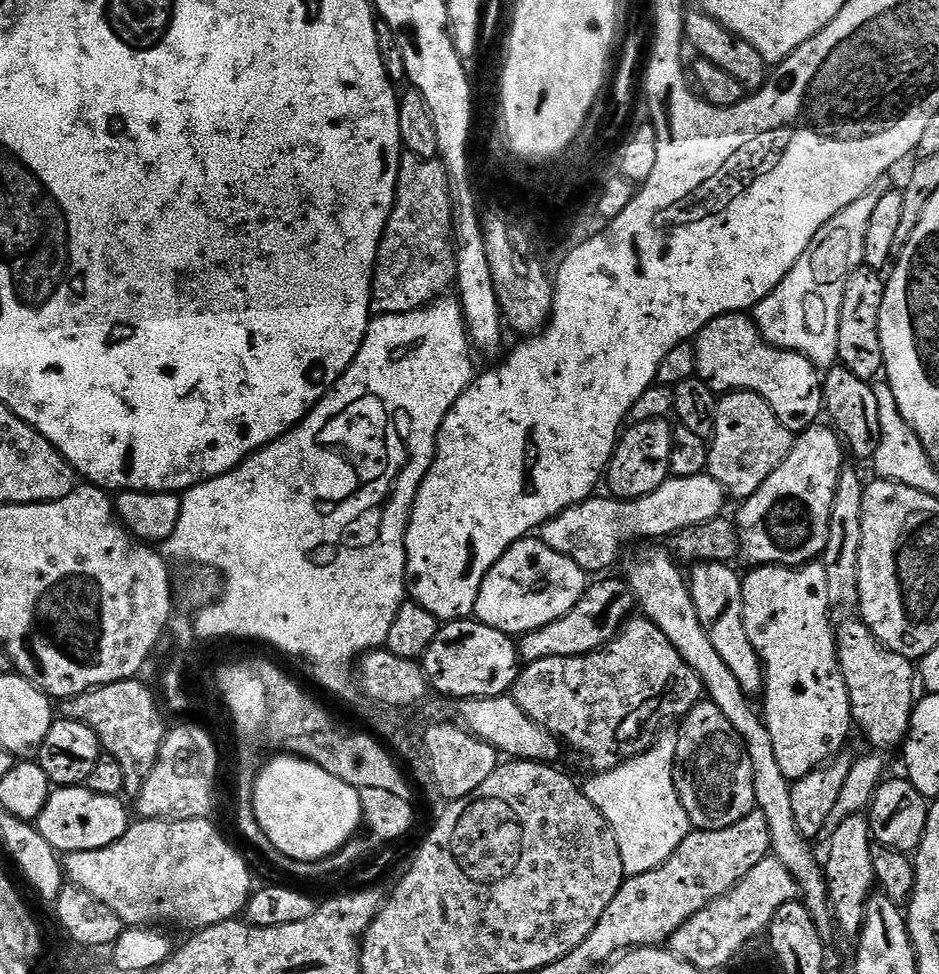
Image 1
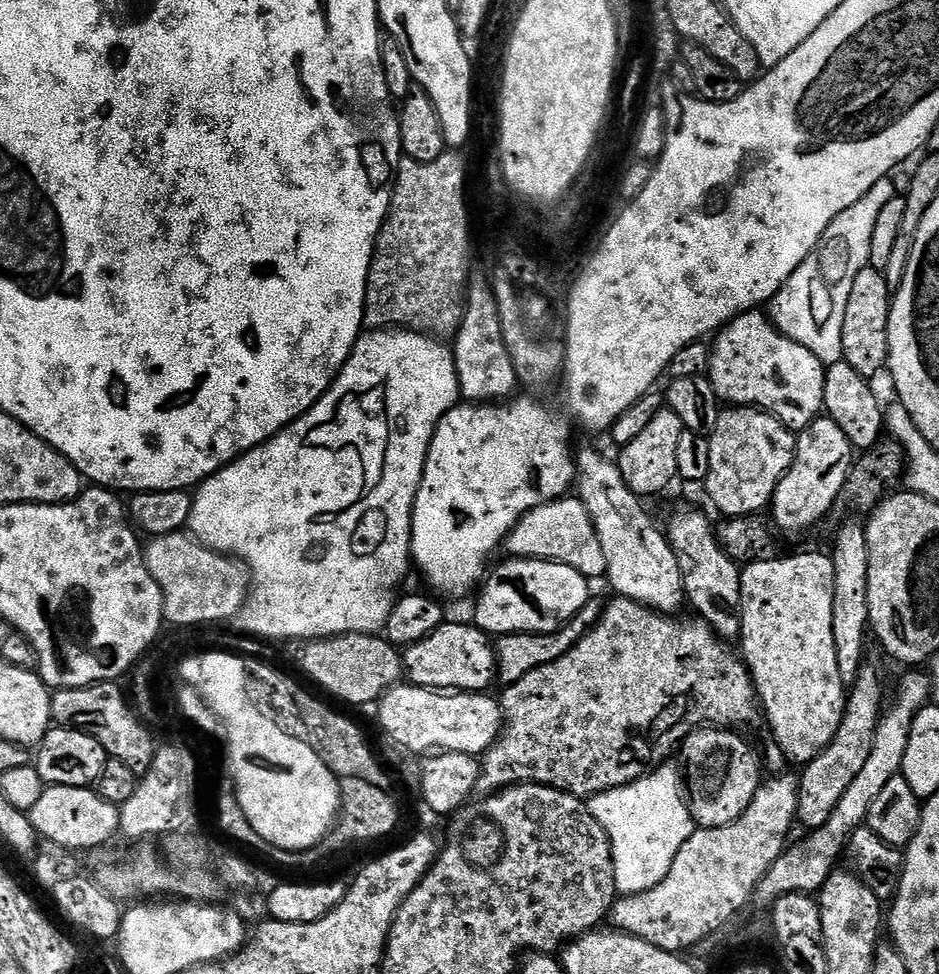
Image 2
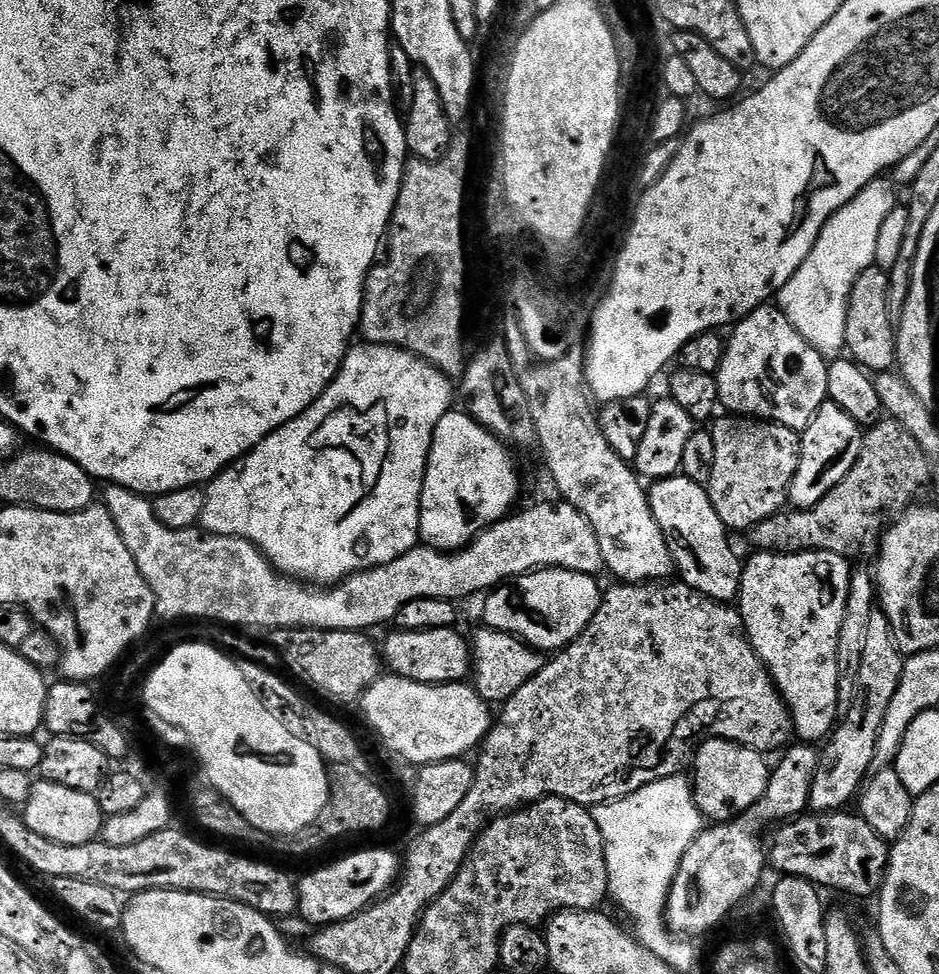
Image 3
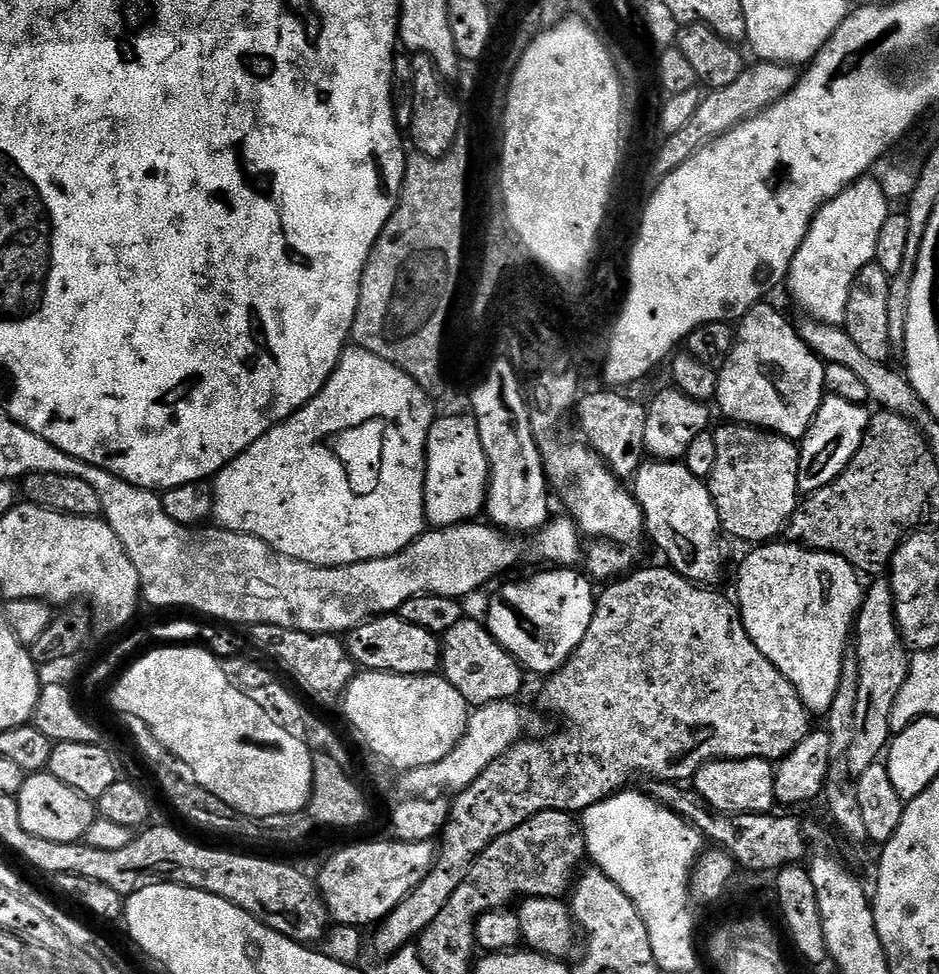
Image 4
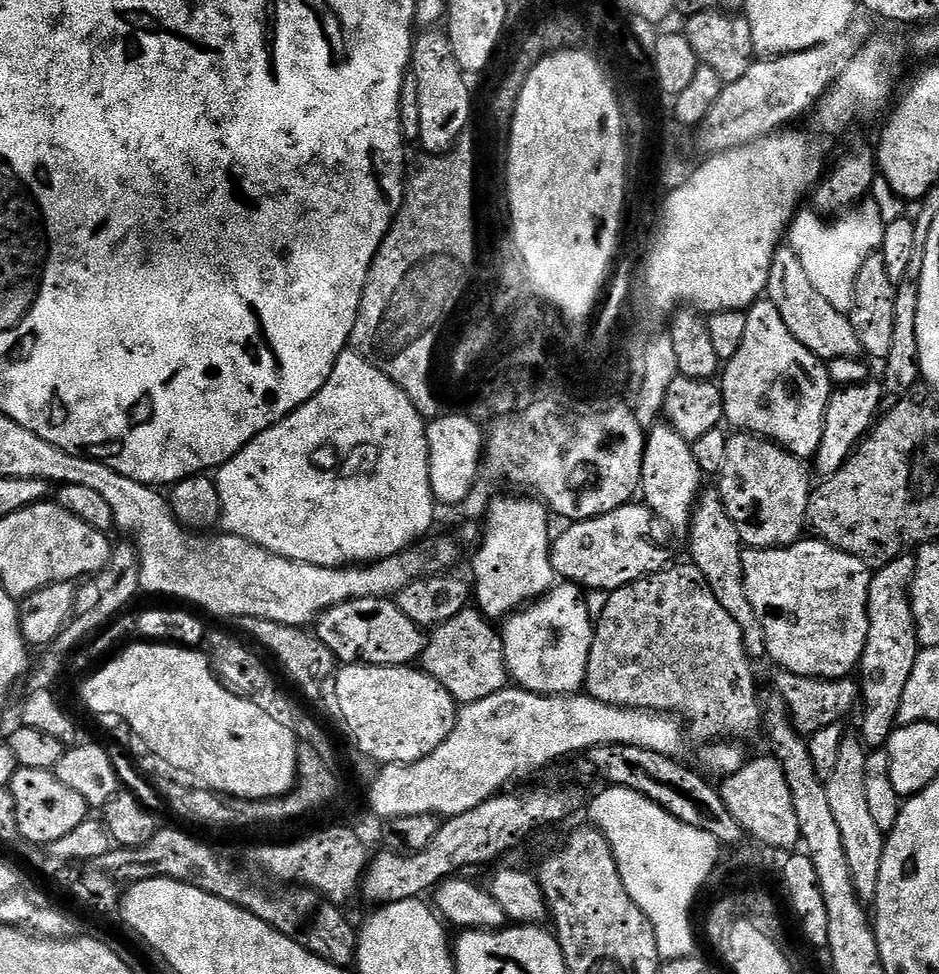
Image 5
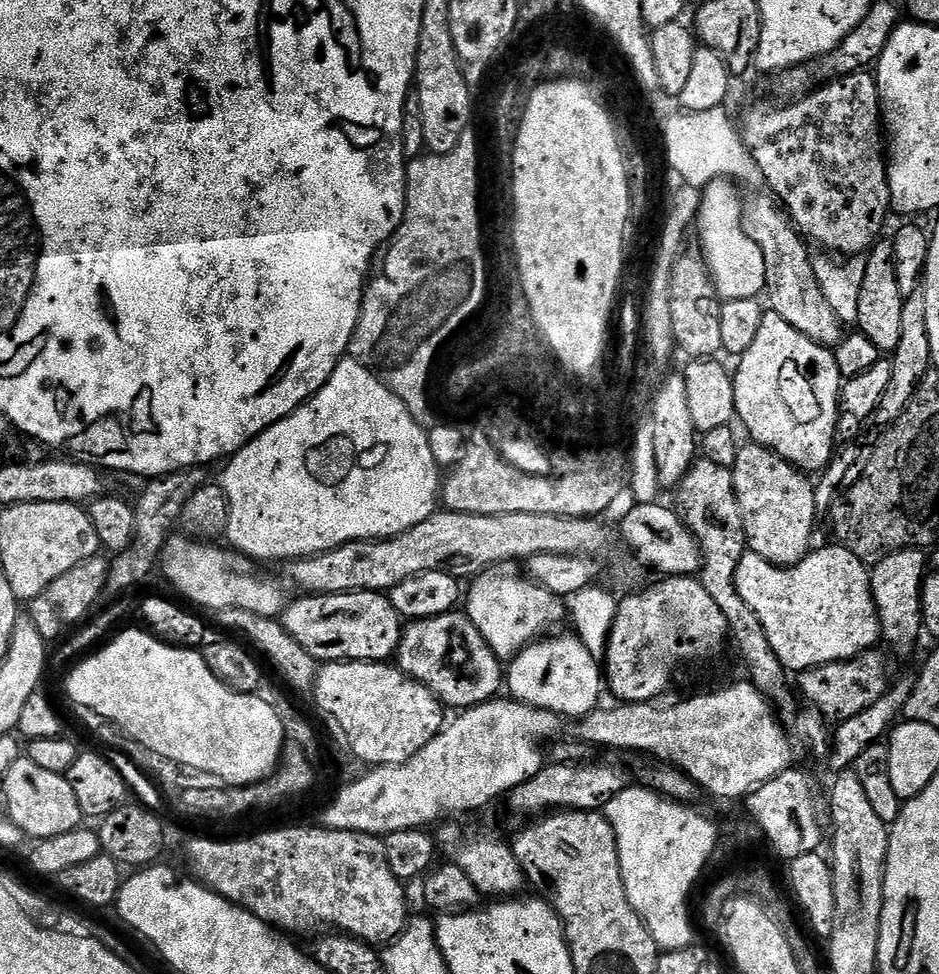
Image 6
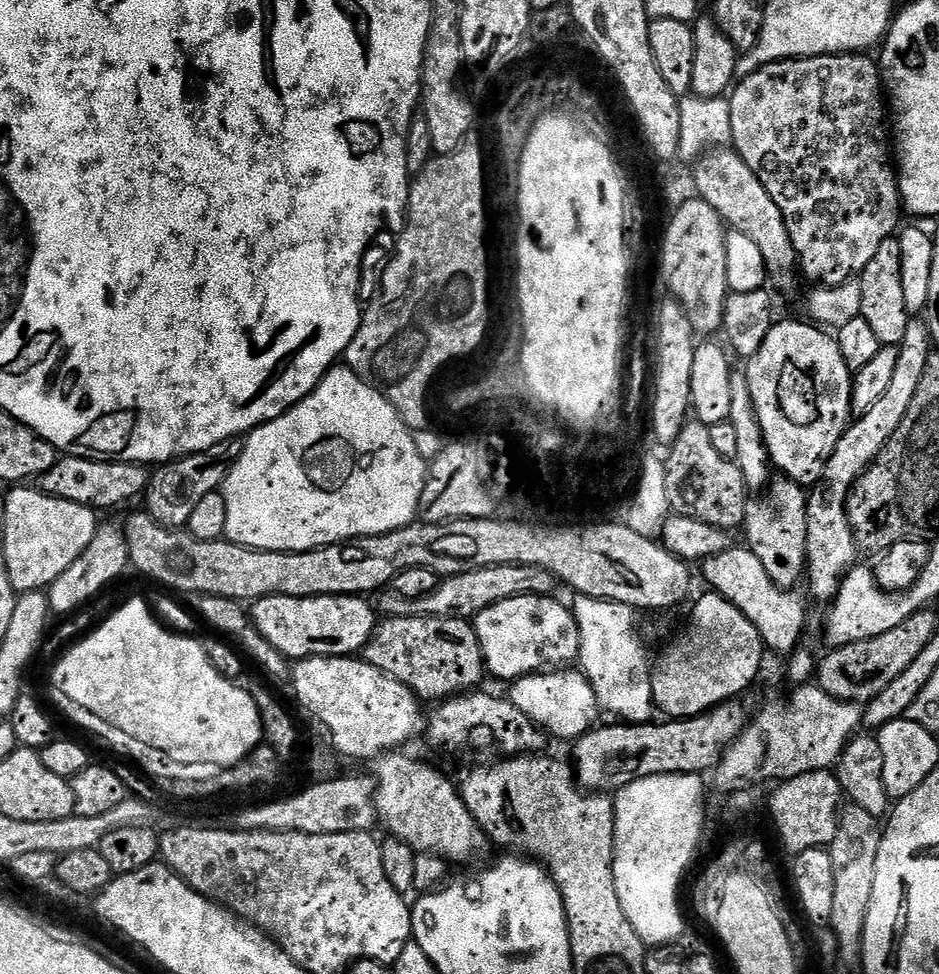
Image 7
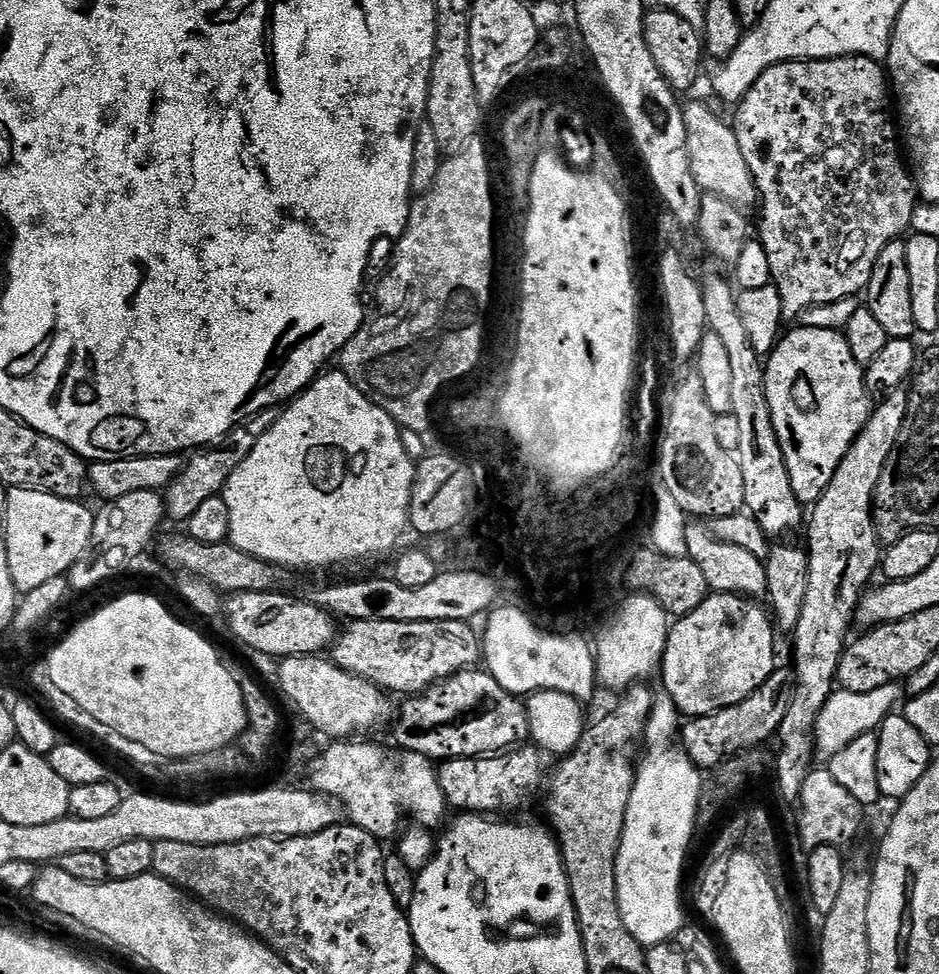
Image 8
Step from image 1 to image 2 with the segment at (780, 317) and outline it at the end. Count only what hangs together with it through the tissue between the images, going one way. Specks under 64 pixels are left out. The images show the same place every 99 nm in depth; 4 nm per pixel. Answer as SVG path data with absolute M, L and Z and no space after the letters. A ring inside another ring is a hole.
M889 182L870 186L854 206L842 210L822 234L818 246L790 274L780 291L770 301L770 319L774 327L786 338L806 346L820 359L821 364L839 364L844 359L842 350L842 318L846 314L846 298L850 298L850 286L863 268L869 267L870 238L874 234L874 222L890 198L898 195L898 188Z

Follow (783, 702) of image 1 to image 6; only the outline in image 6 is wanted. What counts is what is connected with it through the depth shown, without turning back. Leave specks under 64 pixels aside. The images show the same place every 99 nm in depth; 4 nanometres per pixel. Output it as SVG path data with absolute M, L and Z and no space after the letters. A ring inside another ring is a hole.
M839 546L831 547L817 547L789 568L780 568L749 551L745 552L742 562L738 562L738 594L742 596L742 602L746 602L746 606L750 606L754 614L758 614L758 622L762 622L766 638L770 638L770 646L774 654L778 654L778 662L782 662L782 666L792 674L799 674L808 668L830 662L852 660L863 652L873 651L882 640L880 616L876 612L876 604L872 601L869 565L859 560L850 550Z

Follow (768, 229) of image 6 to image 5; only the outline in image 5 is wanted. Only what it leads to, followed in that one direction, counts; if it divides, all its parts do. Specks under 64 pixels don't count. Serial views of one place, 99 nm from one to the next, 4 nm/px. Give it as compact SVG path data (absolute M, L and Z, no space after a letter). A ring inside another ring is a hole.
M791 246L777 248L770 262L770 278L766 289L766 299L778 306L778 314L782 314L782 322L786 322L786 330L813 352L822 361L834 358L857 358L861 355L858 334L854 334L851 315L834 310L818 290L814 290L806 270L798 254Z

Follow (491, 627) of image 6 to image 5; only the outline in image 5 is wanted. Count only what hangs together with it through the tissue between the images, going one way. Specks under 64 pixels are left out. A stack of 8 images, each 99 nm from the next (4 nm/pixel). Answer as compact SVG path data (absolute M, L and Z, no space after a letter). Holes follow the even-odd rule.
M528 494L516 495L520 496L496 496L489 502L488 525L482 528L482 539L475 549L476 557L472 560L474 604L480 615L492 622L503 621L513 612L539 600L558 583L558 577L552 565L552 540L550 535L548 536L549 509L543 499L531 500L530 497L524 496Z

